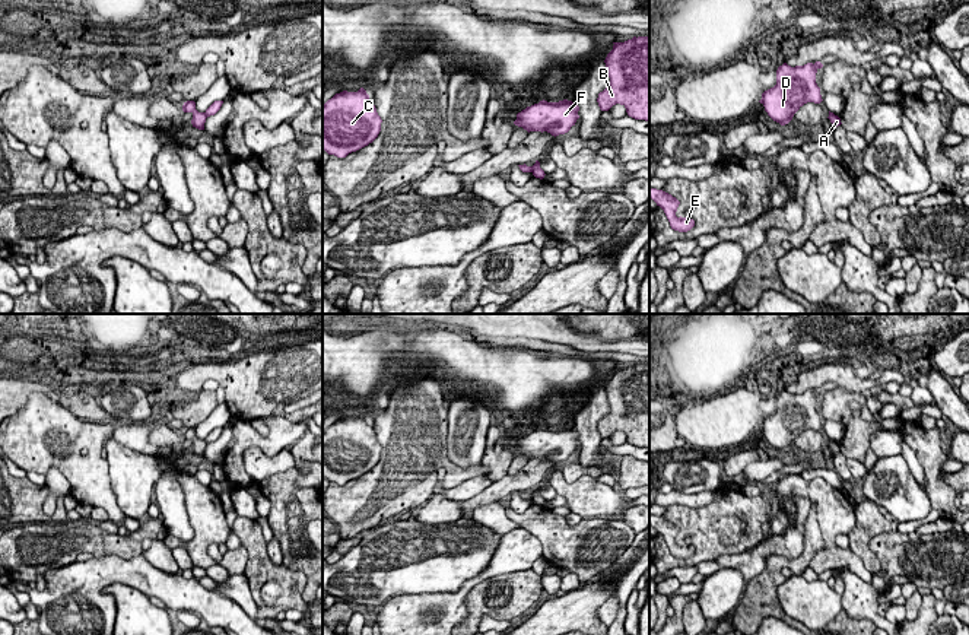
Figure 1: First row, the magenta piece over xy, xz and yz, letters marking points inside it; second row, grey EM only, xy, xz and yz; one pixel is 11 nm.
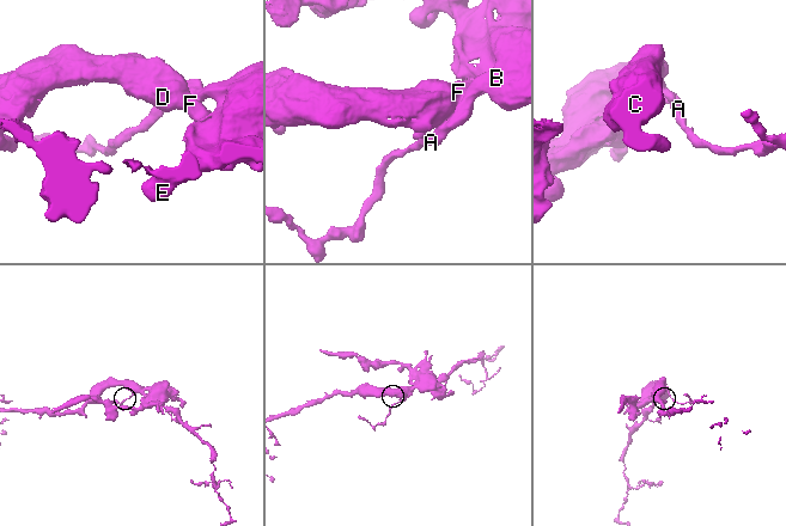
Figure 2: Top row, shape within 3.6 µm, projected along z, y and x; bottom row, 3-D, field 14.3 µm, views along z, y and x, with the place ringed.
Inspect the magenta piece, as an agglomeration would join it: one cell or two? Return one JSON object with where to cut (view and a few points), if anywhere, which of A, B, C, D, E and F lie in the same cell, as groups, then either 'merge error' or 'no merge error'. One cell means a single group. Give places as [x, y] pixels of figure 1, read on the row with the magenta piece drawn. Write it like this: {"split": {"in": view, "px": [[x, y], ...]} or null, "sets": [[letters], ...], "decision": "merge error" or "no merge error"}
{"split": {"in": "xy", "px": [[203, 113], [207, 116]]}, "sets": [["A", "C", "D", "F"], ["B", "E"]], "decision": "merge error"}

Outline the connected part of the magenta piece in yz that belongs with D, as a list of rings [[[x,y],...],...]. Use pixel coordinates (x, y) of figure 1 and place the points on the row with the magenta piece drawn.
[[[820,61],[795,67],[787,63],[779,66],[776,70],[776,85],[765,91],[759,101],[768,115],[781,126],[785,126],[804,104],[820,104],[823,99],[816,83],[816,73],[822,67]]]

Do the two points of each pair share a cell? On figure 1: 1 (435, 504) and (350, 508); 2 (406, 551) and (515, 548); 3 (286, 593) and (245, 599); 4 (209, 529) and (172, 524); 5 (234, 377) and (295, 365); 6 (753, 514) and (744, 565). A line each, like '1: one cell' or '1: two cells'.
1: two cells
2: two cells
3: two cells
4: two cells
5: one cell
6: two cells

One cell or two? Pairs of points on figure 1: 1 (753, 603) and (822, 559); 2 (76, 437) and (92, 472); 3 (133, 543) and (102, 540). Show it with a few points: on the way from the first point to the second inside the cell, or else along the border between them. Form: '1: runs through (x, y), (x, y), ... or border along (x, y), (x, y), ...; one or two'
1: border along (820, 533), (823, 546), (807, 565); two
2: runs through (76, 445), (76, 456), (83, 463); one
3: runs through (126, 543), (110, 543); one

